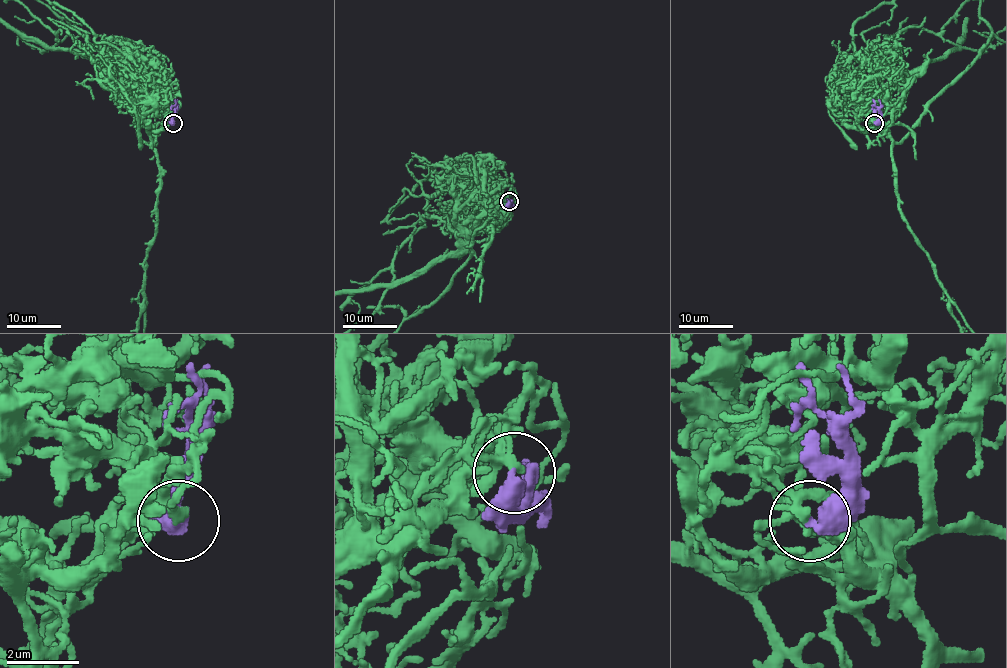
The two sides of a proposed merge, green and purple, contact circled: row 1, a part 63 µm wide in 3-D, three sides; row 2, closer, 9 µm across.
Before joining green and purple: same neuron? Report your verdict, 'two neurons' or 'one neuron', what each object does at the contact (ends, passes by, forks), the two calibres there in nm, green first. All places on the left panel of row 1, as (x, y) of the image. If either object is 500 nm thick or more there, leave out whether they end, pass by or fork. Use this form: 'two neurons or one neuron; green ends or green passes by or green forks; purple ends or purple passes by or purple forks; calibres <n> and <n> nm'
one neuron; calibres 200 and 500 nm

